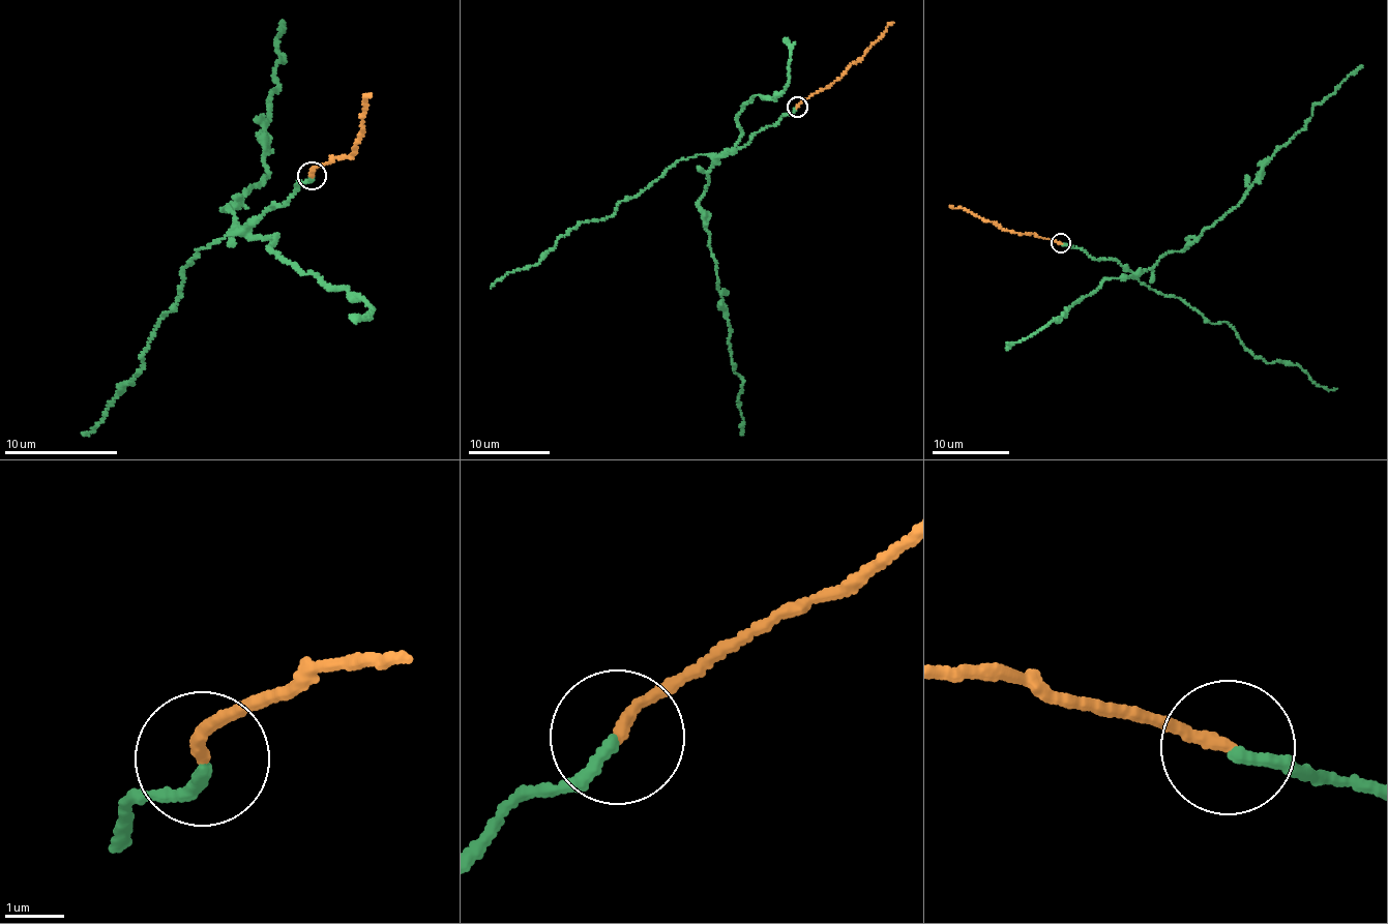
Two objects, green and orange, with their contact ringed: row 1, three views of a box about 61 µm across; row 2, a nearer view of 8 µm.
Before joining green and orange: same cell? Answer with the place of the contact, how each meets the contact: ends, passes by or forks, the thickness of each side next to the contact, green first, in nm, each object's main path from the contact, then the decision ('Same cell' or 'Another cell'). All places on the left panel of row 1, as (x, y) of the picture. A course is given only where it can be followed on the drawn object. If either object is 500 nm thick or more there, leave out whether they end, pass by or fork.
Place: (312, 175). At the ring green ends. At the ring orange ends. Thickness 190 nm (green) against 190 nm. Course of green: (311, 176), (240, 231), (227, 211), (268, 174), (264, 128), (285, 60), (281, 22). Course of orange: (311, 176), (314, 168), (353, 154), (358, 142), (363, 100), (371, 93). Another cell

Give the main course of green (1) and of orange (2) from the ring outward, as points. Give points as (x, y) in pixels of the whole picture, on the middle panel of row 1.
1: (796, 107), (742, 147), (717, 155), (699, 204), (730, 325), (730, 356), (742, 379), (741, 435)
2: (796, 107), (829, 88), (893, 22)

